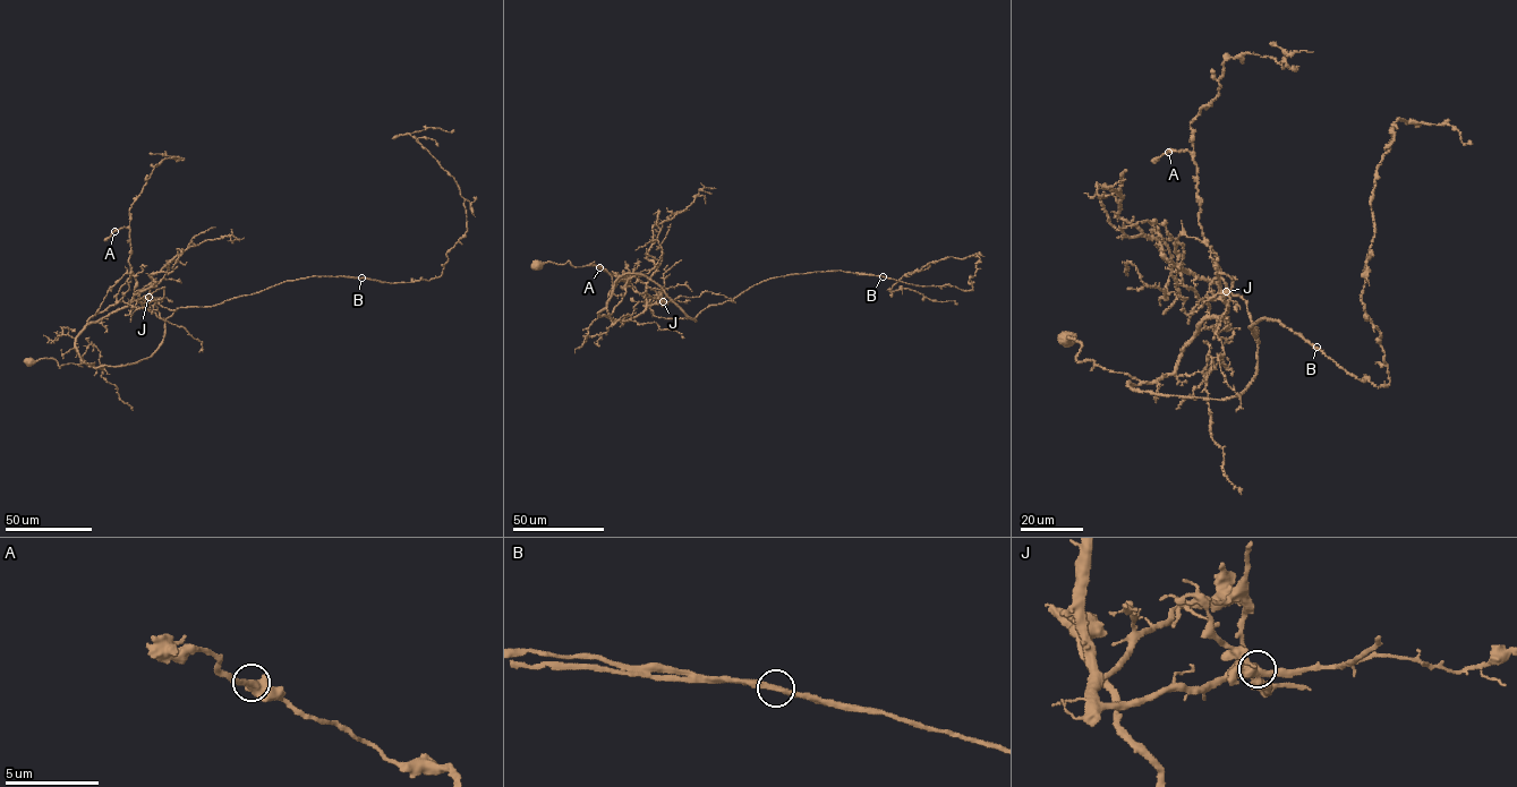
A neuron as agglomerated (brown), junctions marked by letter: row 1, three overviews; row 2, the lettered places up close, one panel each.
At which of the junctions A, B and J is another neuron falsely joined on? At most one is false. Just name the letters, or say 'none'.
B

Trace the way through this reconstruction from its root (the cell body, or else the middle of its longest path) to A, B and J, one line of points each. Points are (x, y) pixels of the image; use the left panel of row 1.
A: (32, 362), (96, 368), (155, 351), (164, 321), (134, 298), (129, 229), (114, 231)
B: (32, 362), (127, 365), (153, 354), (164, 321), (179, 307), (313, 276), (361, 277)
J: (32, 362), (52, 358), (60, 367), (94, 362), (91, 366), (82, 360), (75, 342), (86, 325), (148, 297)

